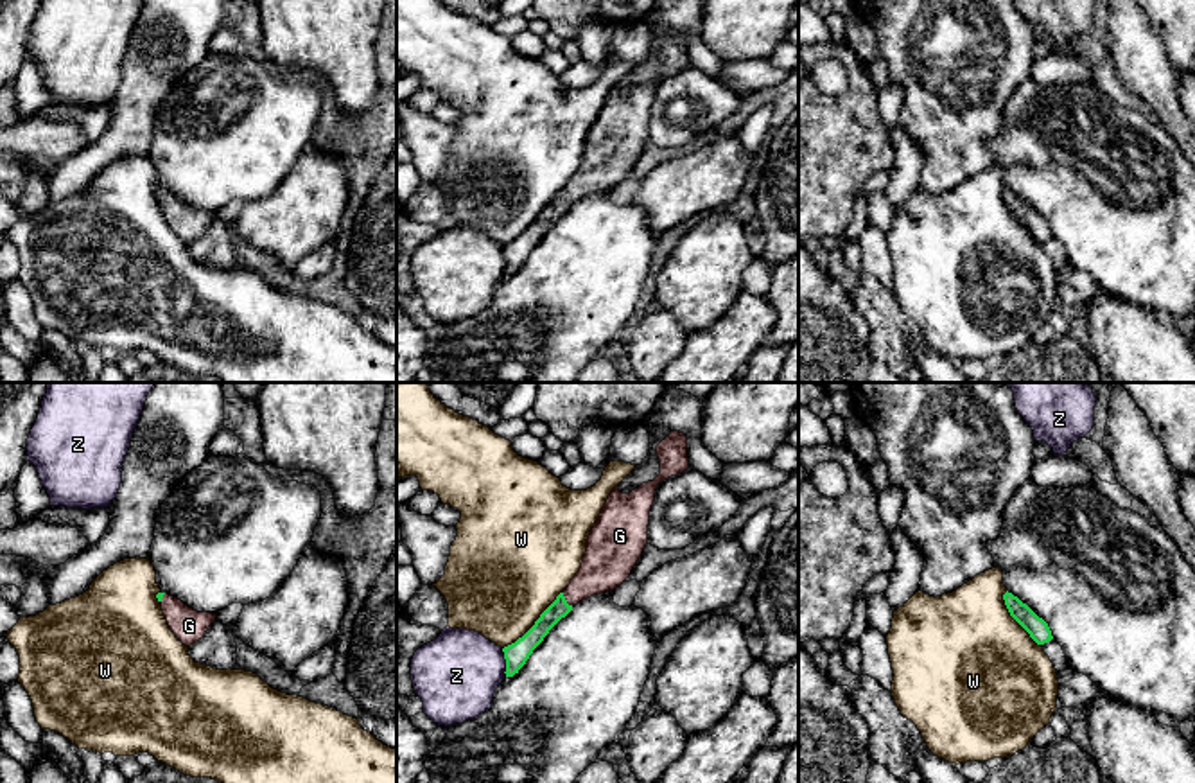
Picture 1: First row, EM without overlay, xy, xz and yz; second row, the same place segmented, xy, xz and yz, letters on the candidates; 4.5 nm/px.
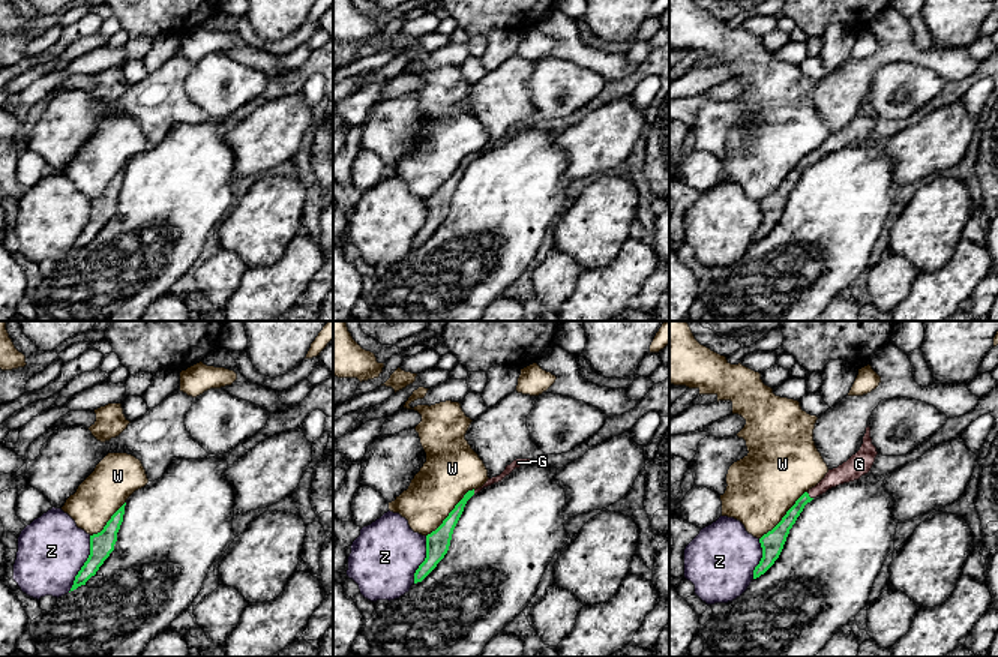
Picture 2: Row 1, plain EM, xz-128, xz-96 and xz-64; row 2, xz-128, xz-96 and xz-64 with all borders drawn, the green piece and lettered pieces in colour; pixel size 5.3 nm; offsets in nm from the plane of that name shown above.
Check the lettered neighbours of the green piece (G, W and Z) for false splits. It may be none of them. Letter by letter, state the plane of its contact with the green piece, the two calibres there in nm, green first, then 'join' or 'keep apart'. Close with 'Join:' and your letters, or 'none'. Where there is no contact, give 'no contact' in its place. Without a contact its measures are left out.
G: xz | 90/220 nm | join
W: xz | 110/480 nm | keep apart
Z: xz | 110/380 nm | keep apart
Join: G

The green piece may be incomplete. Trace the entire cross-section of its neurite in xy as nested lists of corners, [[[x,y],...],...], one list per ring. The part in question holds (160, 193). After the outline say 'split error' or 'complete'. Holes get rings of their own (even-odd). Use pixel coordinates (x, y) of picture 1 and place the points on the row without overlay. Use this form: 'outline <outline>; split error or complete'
outline [[[158,190],[156,196],[161,203],[169,226],[185,244],[199,239],[217,216],[217,212],[212,210],[197,210],[167,190]]]; split error

